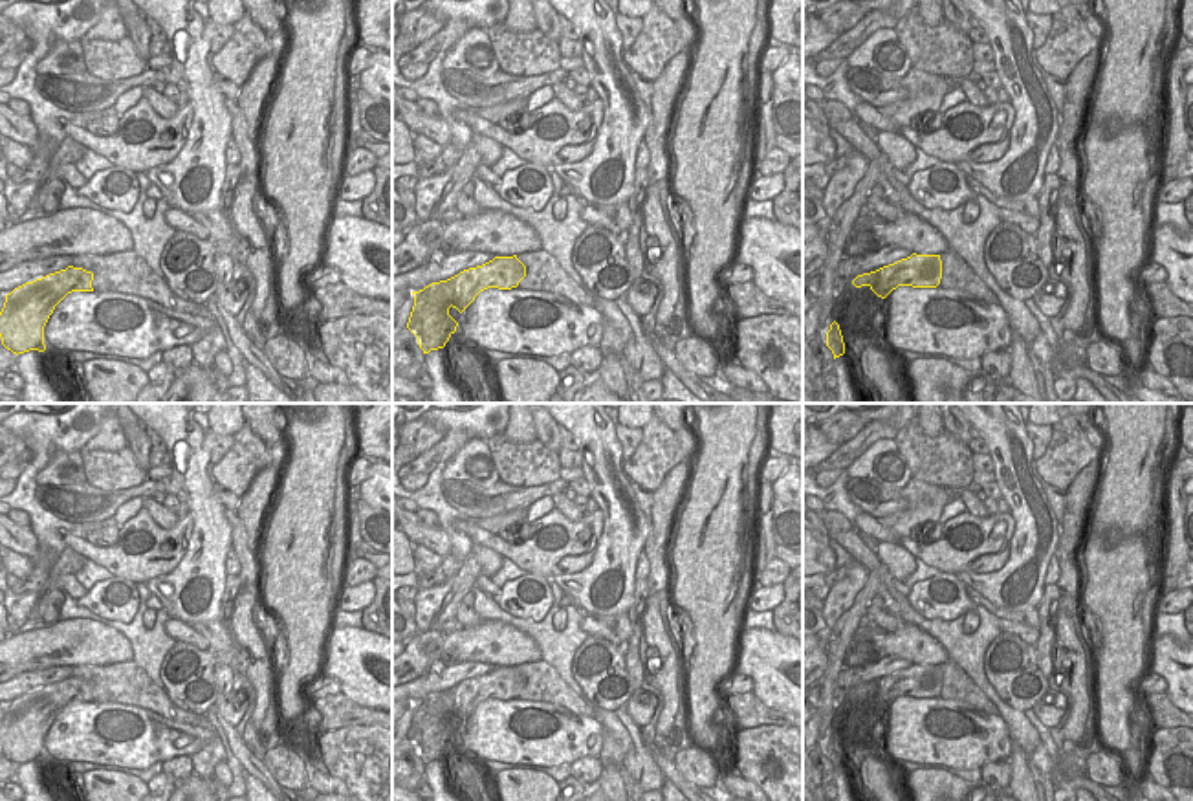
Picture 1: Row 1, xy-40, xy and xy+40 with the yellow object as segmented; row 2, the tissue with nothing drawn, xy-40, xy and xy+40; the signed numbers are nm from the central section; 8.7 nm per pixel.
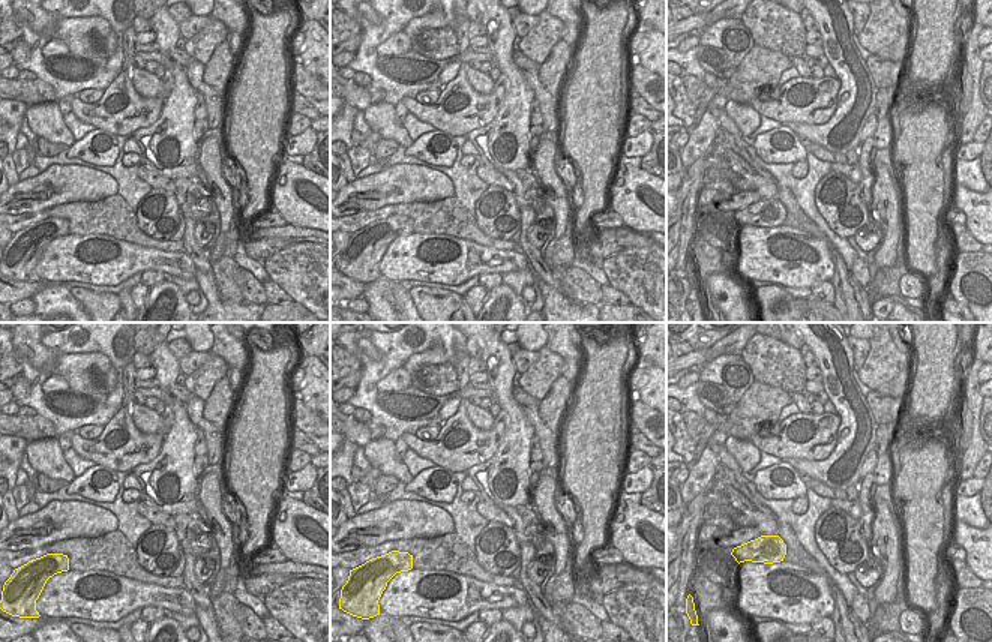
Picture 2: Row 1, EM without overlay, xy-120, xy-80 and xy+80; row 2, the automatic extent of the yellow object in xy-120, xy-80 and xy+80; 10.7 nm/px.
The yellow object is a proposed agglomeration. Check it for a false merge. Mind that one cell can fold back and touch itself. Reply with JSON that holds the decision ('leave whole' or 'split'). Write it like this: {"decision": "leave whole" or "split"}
{"decision": "leave whole"}

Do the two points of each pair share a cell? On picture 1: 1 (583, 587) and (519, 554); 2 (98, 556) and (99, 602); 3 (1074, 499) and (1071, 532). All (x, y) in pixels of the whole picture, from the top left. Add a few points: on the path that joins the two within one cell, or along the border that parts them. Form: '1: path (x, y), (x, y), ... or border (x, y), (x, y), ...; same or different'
1: border (596, 550), (581, 570), (556, 574), (550, 580); different
2: border (114, 574), (136, 583); different
3: path (1072, 506), (1071, 525); same

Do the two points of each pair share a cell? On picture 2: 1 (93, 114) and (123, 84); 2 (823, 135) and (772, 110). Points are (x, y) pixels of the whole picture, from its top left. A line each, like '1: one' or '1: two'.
1: one
2: two

